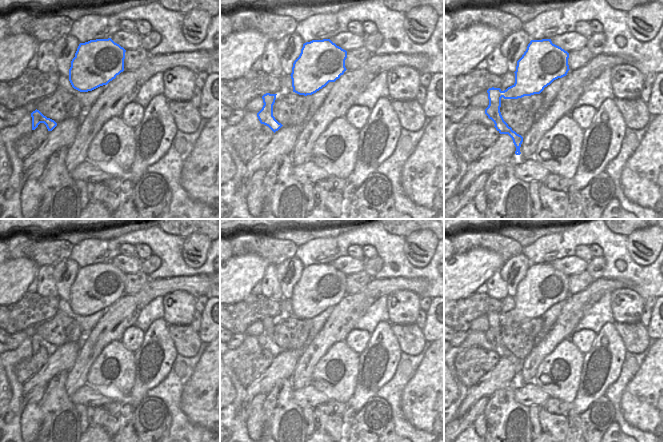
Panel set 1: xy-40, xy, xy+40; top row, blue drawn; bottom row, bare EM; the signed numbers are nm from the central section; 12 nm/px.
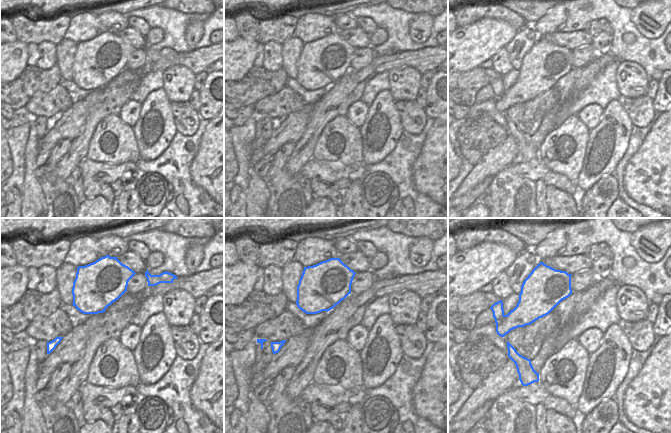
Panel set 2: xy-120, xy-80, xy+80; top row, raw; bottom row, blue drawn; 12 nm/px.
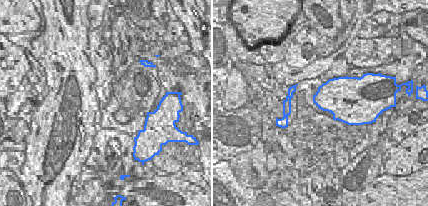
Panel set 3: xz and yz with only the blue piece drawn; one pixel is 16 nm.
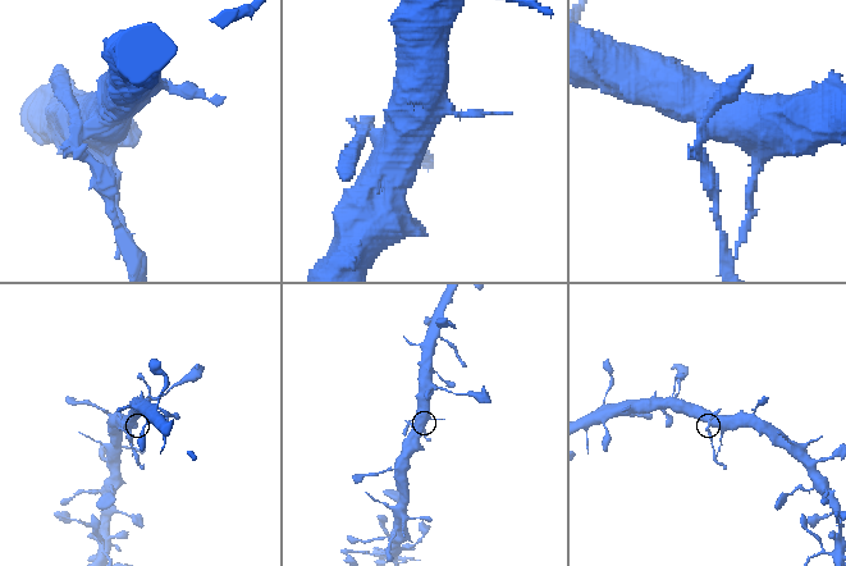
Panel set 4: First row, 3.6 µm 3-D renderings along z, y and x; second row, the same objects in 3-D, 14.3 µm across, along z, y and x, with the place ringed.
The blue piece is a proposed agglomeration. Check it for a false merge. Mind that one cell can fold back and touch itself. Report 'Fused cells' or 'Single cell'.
Fused cells.

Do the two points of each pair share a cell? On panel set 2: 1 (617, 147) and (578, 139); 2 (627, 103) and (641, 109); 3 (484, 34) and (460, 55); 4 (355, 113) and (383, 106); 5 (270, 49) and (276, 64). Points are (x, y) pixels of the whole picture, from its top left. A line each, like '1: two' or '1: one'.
1: two
2: one
3: one
4: two
5: one

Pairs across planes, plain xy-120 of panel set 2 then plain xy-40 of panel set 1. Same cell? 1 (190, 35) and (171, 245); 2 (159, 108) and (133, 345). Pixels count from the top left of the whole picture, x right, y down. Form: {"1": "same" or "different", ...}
{"1": "different", "2": "different"}

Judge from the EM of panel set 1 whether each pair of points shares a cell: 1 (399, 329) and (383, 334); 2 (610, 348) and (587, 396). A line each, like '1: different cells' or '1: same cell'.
1: different cells
2: same cell

